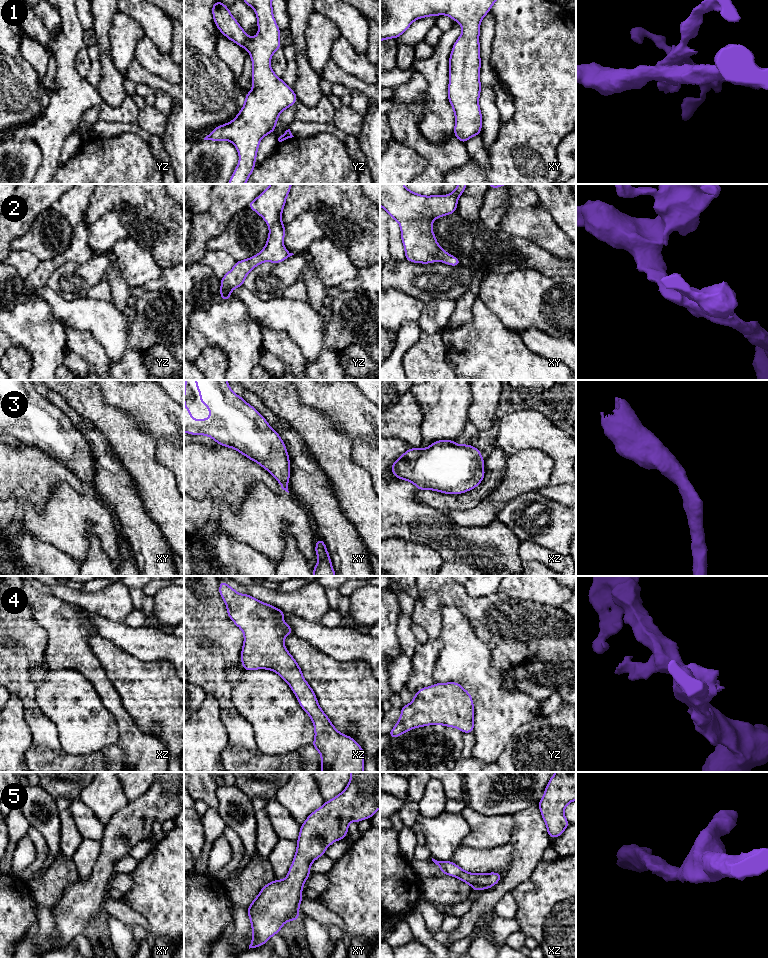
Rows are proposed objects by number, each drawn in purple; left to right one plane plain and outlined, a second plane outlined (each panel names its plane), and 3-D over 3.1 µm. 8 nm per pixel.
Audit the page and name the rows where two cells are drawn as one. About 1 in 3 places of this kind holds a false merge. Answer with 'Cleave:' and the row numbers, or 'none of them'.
Cleave: none of them

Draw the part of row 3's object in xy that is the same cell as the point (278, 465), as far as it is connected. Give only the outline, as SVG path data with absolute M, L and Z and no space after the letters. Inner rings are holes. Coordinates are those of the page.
M184 380L184 432L211 437L220 446L237 450L266 469L280 483L281 488L289 493L289 454L278 432L253 406L231 390L227 380L195 380L200 402L209 408L210 417L192 419L191 409L185 406L186 381Z

